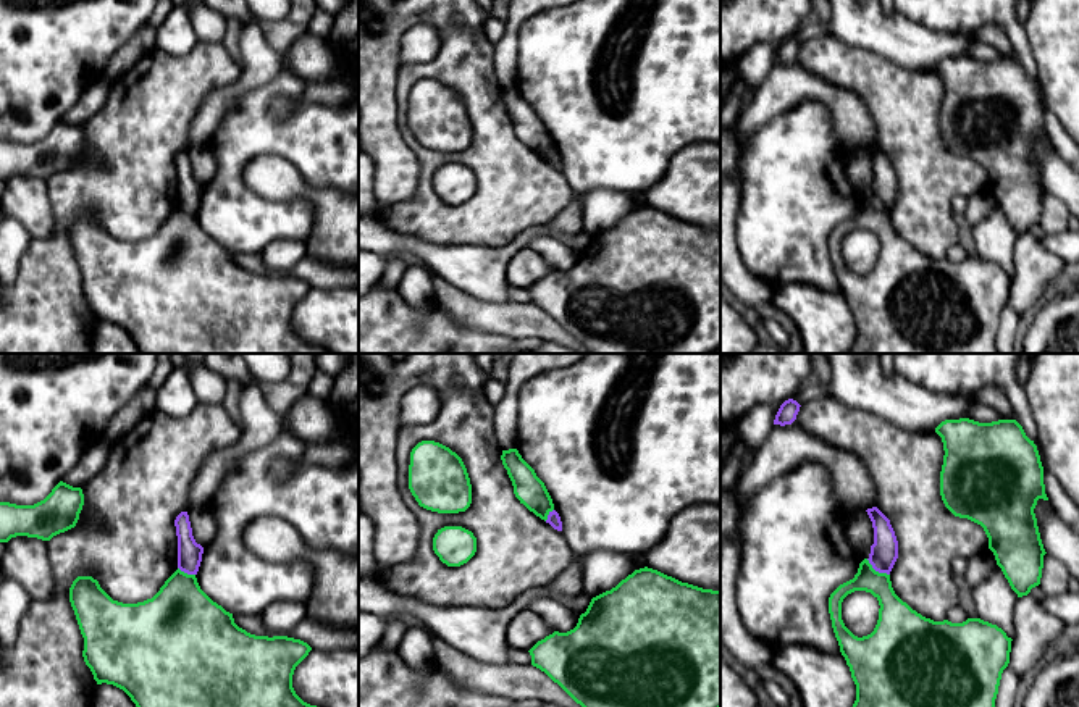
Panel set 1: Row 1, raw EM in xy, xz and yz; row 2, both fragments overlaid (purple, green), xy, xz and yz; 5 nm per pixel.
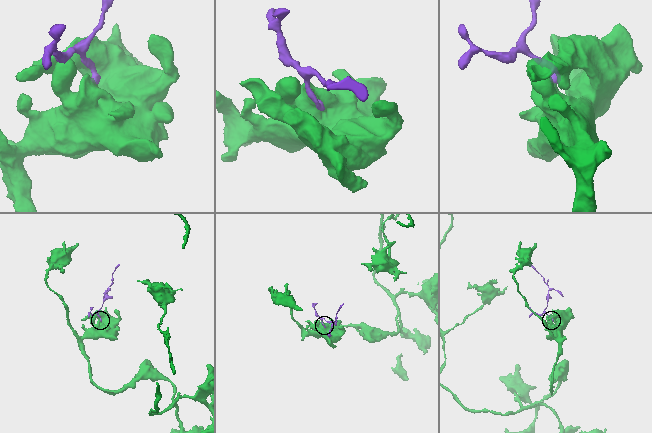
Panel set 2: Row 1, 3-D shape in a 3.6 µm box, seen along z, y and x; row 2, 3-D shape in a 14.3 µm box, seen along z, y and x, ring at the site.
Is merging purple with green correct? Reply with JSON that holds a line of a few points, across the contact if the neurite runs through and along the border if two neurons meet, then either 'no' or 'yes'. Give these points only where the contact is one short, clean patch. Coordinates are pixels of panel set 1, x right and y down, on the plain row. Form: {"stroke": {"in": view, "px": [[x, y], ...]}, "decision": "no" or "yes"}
{"stroke": {"in": "yz", "px": [[866, 197], [876, 209], [889, 213]]}, "decision": "no"}

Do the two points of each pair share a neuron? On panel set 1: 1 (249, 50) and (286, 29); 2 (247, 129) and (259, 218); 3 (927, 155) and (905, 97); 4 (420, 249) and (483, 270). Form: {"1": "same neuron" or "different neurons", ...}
{"1": "different neurons", "2": "same neuron", "3": "same neuron", "4": "same neuron"}

